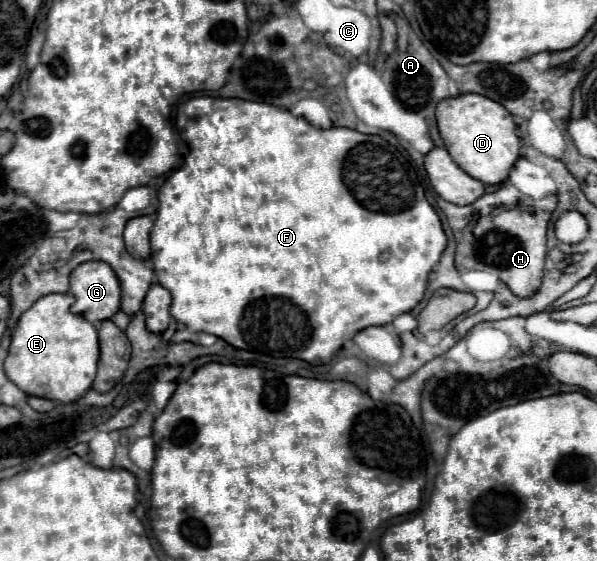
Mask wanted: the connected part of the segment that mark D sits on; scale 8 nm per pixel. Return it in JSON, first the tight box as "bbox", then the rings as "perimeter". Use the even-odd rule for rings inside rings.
{"bbox":[437,94,521,184],"perimeter":[[[459,94],[437,104],[437,126],[453,160],[473,178],[483,184],[499,184],[507,178],[509,168],[519,158],[521,140],[515,134],[517,126],[507,108],[481,94]]]}

